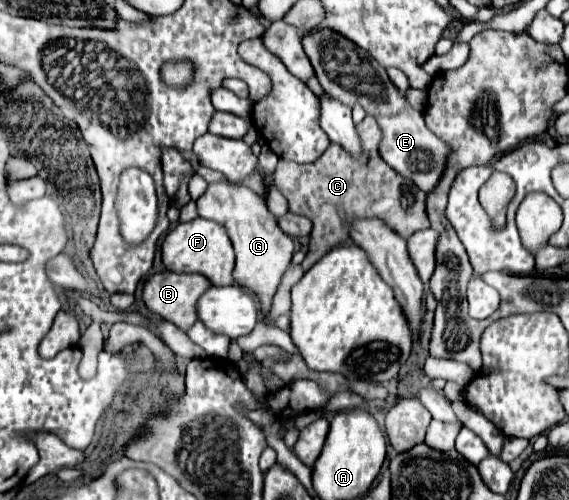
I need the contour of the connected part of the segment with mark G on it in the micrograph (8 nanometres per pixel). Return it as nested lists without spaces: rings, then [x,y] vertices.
[[[216,182],[208,186],[208,190],[196,200],[196,204],[198,204],[198,214],[202,218],[220,222],[228,230],[228,236],[236,252],[234,282],[250,290],[258,298],[262,316],[266,318],[270,314],[270,306],[272,306],[276,288],[284,272],[292,264],[294,240],[280,230],[276,216],[268,210],[266,202],[258,198],[258,194],[254,194],[252,190],[236,188],[226,182]]]

